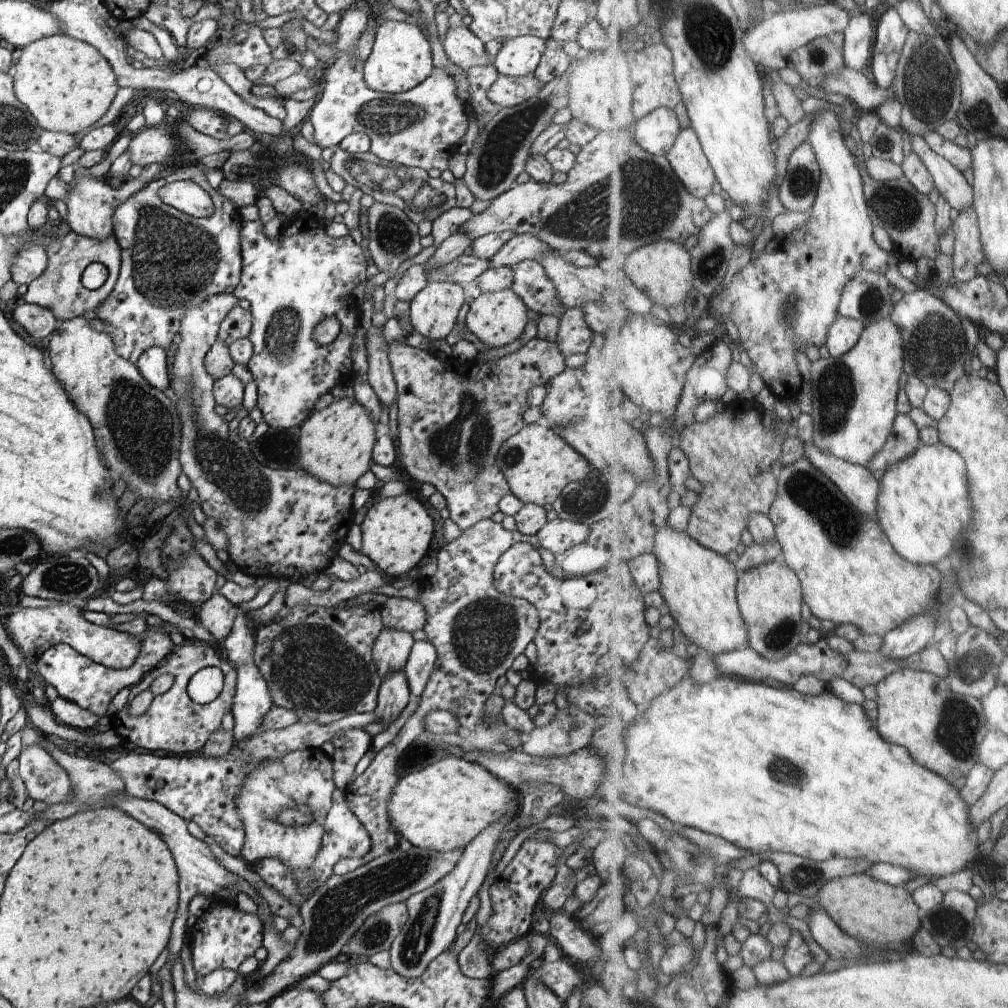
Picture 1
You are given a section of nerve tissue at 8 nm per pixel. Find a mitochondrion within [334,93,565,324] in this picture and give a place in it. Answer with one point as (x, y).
(385, 117)

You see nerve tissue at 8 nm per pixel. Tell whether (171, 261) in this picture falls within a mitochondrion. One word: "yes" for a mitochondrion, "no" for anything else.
yes

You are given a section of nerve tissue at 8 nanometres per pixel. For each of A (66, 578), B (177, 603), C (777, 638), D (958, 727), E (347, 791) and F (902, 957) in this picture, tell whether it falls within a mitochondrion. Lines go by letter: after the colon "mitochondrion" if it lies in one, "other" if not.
A: mitochondrion
B: other
C: mitochondrion
D: mitochondrion
E: other
F: other

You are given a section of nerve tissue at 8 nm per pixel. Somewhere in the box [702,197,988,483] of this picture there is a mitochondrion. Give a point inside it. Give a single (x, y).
(937, 342)

